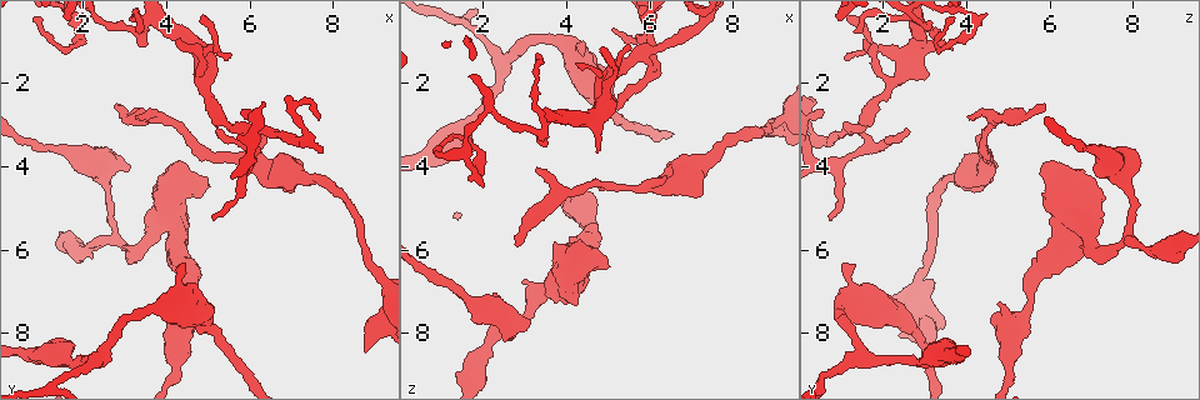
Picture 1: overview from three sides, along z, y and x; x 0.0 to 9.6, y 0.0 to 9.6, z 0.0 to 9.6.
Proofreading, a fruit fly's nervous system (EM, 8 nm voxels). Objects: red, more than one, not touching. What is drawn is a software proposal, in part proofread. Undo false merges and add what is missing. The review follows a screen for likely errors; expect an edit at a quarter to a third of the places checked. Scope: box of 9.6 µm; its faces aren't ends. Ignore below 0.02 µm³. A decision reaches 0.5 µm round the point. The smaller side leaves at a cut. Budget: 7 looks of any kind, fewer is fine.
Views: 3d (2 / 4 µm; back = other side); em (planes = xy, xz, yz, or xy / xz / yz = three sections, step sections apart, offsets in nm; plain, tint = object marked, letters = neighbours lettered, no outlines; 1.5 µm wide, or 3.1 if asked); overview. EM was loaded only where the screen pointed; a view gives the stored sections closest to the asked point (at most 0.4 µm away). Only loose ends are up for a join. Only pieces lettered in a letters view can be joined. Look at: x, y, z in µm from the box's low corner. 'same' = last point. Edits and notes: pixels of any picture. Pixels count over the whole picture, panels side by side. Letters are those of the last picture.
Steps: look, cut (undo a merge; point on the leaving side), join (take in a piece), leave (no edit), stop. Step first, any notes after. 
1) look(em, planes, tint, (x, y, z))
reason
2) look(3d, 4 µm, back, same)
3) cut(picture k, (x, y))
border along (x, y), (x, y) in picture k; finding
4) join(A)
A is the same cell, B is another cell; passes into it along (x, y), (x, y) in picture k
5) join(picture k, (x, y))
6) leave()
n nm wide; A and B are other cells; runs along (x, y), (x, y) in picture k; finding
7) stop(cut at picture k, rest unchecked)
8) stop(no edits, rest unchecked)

look(em, xz, step 4, tint, (6.30, 3.30, 4.20))
free end

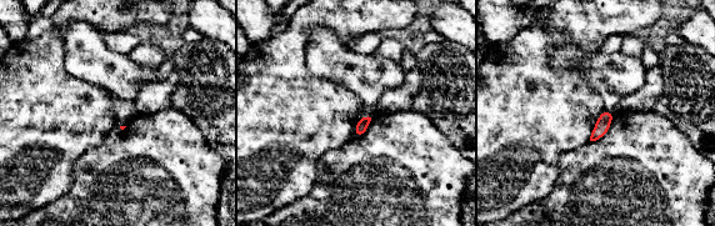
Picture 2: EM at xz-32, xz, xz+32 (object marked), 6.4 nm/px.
look(em, planes, letters, same)
another direction

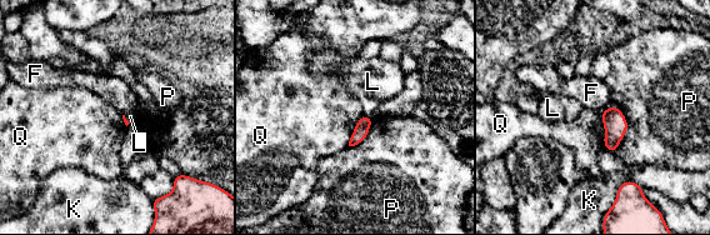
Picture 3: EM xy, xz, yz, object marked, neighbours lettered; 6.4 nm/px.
leave()
P touches over 300 nm; F, K, L, P and Q are other cells; no lettered piece goes on from it

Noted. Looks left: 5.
look(em, yz, step 8, tint, (3.45, 1.15, 3.55))
thin end

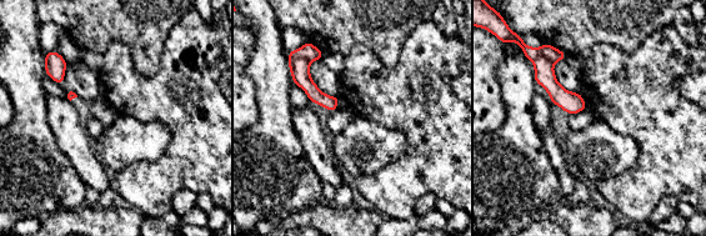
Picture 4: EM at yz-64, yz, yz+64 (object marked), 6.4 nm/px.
look(em, planes, letters, same)
cut it another way

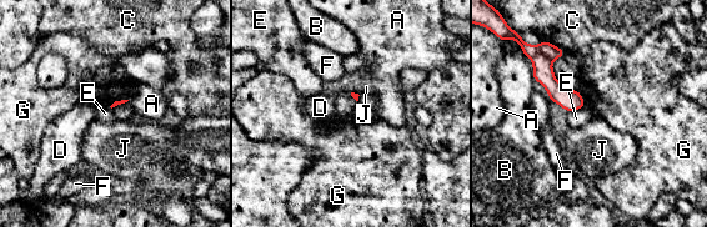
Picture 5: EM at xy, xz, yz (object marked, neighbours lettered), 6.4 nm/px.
cut(picture 5, (542, 71))
A, B, C, D, E, F, G and J are other cells; border along (531, 57), (543, 54), (552, 60) in picture 5; a second cell is stuck on

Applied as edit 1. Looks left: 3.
look(em, xz, step 8, tint, (2.70, 2.50, 5.90))
an open end

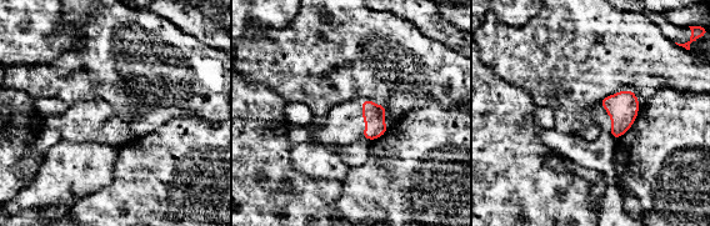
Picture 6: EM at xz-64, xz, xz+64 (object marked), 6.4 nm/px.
look(em, planes, letters, same)

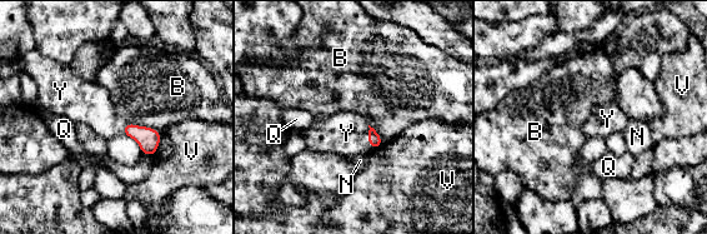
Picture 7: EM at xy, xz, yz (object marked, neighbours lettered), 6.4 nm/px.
join(Y)
B touches over 220 nm; Y is the same cell, B, N, Q and V are other cells; it goes on there

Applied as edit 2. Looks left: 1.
stop(cut at picture 5, join at picture 7, rest unchecked)

